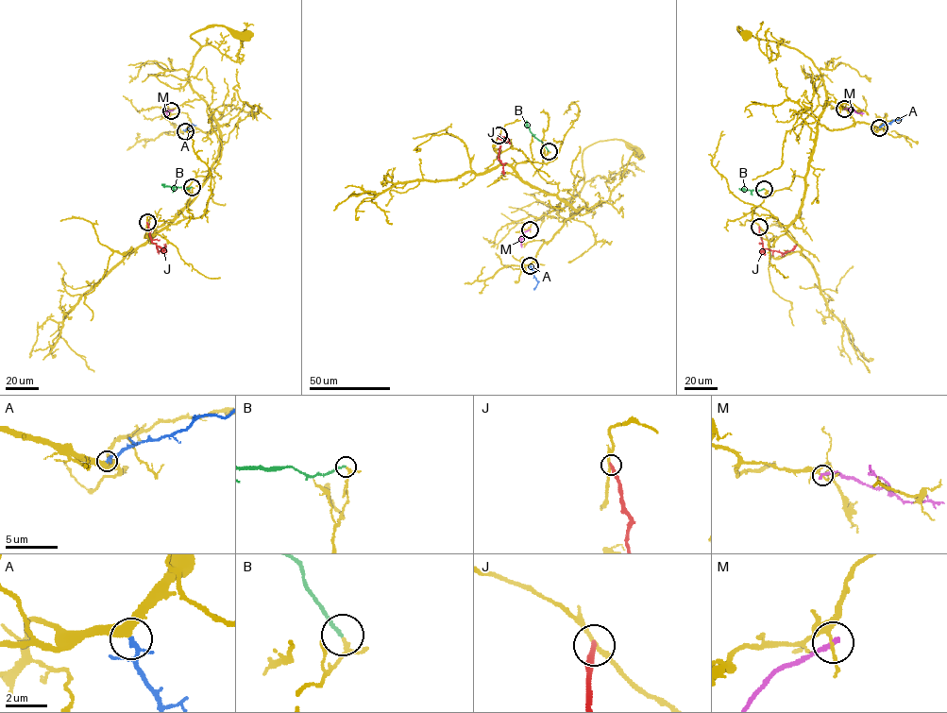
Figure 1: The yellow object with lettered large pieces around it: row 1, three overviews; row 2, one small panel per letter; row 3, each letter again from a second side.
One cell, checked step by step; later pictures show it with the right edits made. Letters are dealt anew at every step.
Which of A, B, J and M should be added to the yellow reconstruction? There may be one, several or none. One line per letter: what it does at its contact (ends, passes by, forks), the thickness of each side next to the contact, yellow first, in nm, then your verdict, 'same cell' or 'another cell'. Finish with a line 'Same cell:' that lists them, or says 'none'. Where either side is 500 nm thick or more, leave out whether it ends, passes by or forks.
A: it ends there; 400 nm thick on the yellow side, 240 nm on the other; same cell
B: it ends there; 130 nm thick on the yellow side, 150 nm on the other; same cell
J: it ends there; 180 nm thick on the yellow side, 280 nm on the other; another cell
M: it ends there; 130 nm thick on the yellow side, 240 nm on the other; another cell
Same cell: A, B

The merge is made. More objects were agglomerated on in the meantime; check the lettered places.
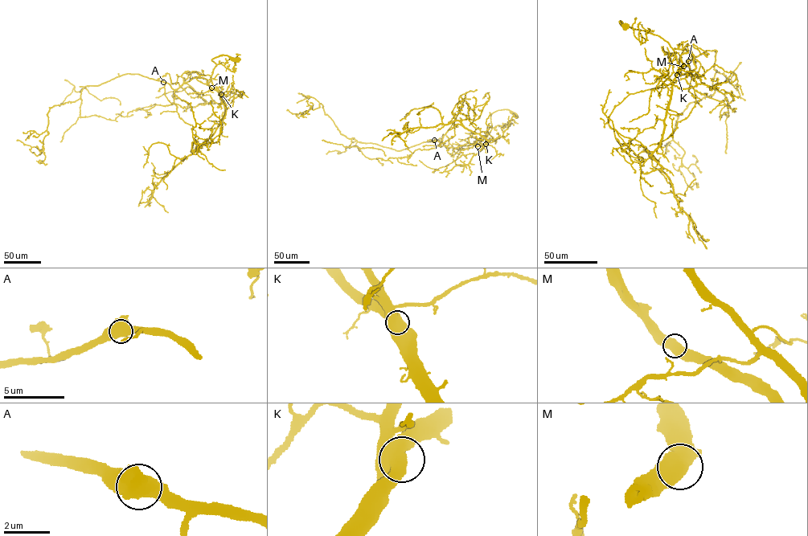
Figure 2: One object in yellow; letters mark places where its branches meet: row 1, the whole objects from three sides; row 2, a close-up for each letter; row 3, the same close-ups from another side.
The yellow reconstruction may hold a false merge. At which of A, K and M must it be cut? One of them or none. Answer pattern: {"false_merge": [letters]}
{"false_merge": []}

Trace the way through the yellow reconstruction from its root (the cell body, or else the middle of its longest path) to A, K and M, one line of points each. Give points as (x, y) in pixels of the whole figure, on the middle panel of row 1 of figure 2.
A: (515, 115), (505, 109), (492, 114), (491, 129), (480, 141), (481, 145), (446, 148), (434, 140)
K: (515, 115), (505, 109), (492, 114), (490, 132), (480, 141), (486, 144)
M: (515, 115), (508, 109), (494, 112), (490, 116), (490, 132), (480, 141), (482, 145), (477, 146)

